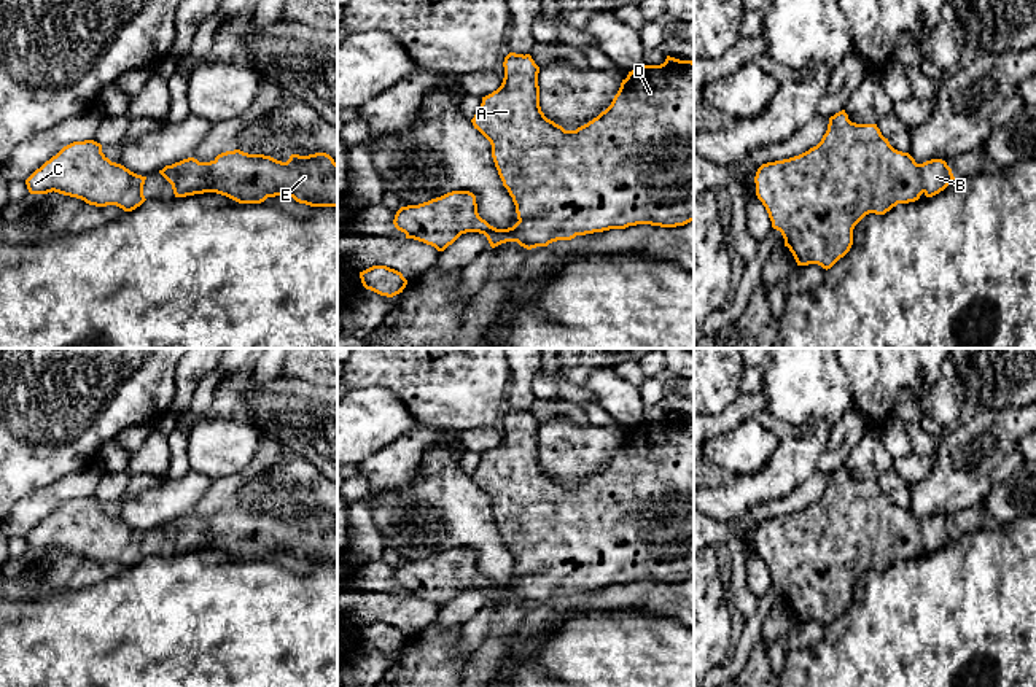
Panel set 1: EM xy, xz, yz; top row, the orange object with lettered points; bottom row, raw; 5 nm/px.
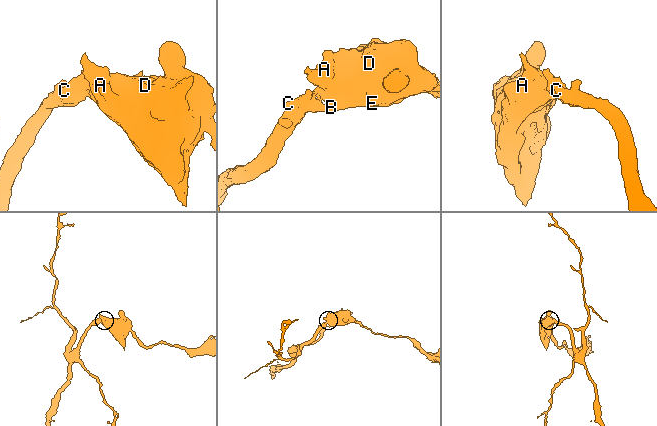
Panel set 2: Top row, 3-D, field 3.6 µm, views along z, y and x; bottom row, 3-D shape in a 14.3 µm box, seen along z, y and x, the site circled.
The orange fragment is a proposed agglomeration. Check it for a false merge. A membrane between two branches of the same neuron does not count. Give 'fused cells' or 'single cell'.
single cell

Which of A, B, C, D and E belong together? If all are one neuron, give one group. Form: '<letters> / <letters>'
A B C D E

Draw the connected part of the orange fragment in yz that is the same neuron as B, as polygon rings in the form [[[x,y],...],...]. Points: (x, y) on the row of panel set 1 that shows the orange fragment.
[[[845,110],[829,118],[816,146],[789,159],[762,164],[754,177],[756,196],[797,266],[818,264],[826,270],[850,251],[853,229],[866,215],[885,215],[898,204],[918,200],[921,194],[933,197],[953,180],[945,161],[917,164],[909,153],[894,149],[877,124],[851,122]]]

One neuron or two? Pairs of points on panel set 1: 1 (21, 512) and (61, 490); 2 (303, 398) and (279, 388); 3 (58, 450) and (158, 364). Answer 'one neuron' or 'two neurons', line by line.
1: one neuron
2: one neuron
3: one neuron

